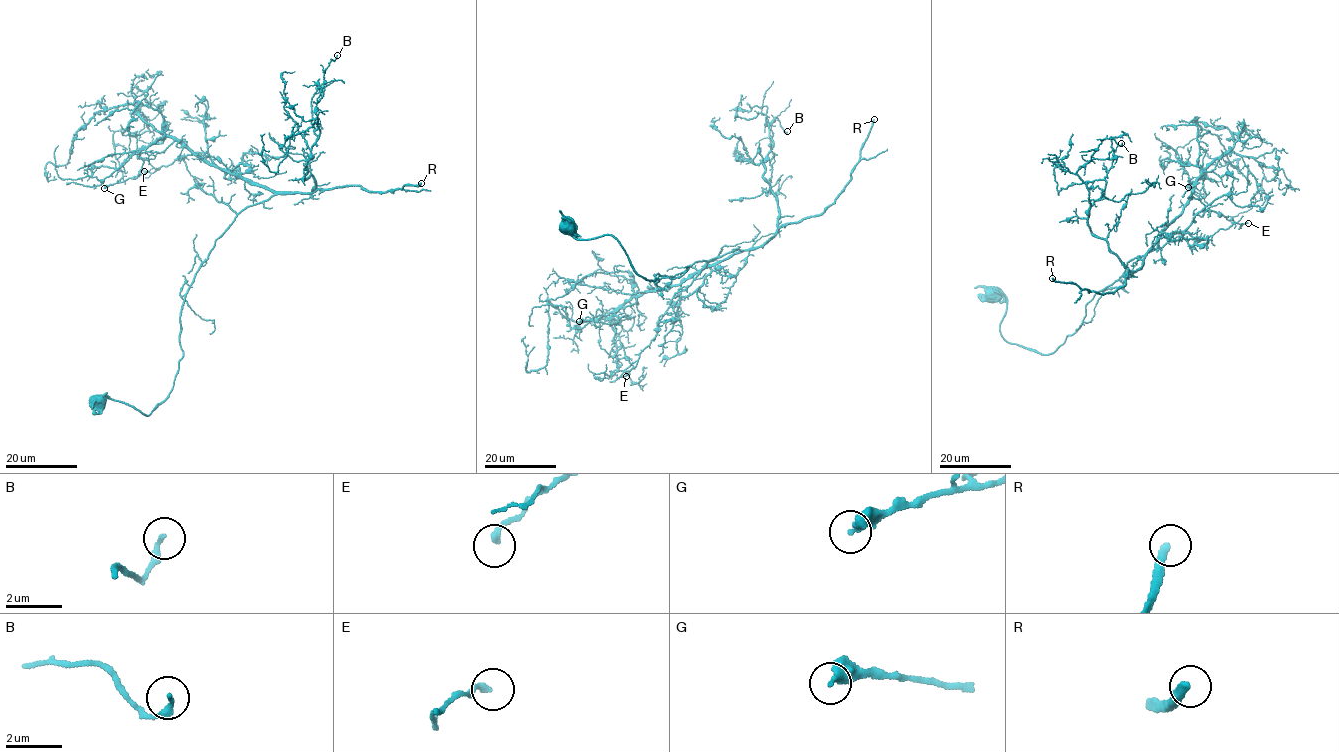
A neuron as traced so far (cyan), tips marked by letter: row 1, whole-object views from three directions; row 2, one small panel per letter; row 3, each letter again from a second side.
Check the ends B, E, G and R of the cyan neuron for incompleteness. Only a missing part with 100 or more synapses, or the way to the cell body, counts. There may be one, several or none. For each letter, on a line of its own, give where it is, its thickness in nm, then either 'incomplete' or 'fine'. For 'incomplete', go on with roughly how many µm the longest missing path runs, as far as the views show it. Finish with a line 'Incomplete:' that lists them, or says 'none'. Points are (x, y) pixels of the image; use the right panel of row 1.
B: place (1121, 143); calibre 160 nm; fine
E: place (1248, 223); calibre 220 nm; fine
G: place (1188, 187); calibre 340 nm; fine
R: place (1052, 278); calibre 280 nm; incomplete; missing 90 µm
Incomplete: R

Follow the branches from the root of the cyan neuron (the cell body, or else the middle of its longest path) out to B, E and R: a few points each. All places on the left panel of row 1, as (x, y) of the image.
B: (97, 402), (148, 415), (165, 400), (184, 297), (214, 241), (247, 207), (311, 192), (337, 55)
E: (97, 402), (108, 397), (148, 415), (165, 400), (196, 272), (238, 214), (273, 194), (204, 152), (144, 171)
R: (97, 402), (108, 397), (148, 415), (165, 400), (183, 354), (184, 297), (244, 209), (275, 194), (421, 183)

